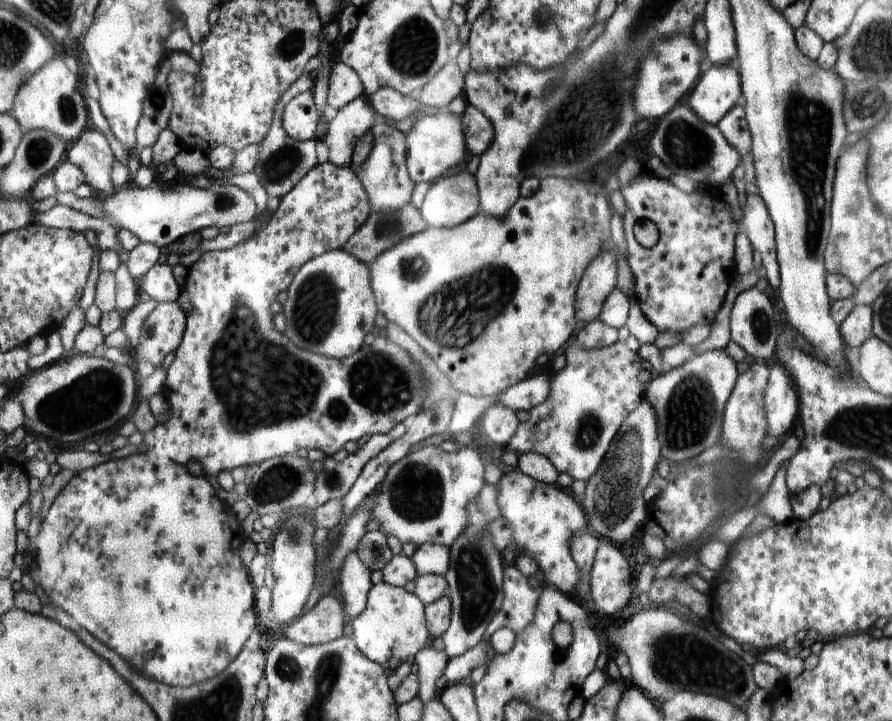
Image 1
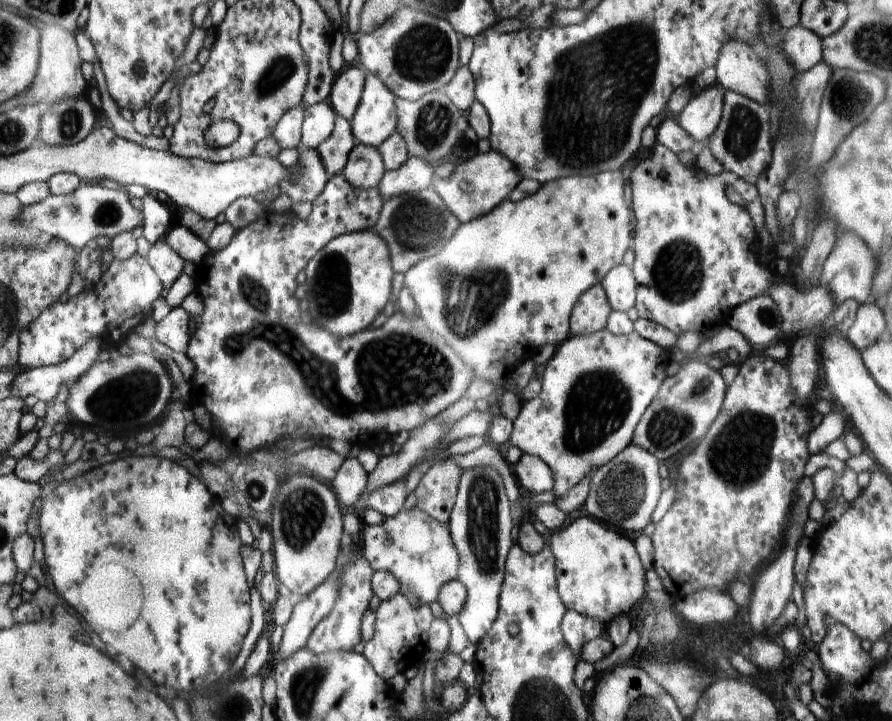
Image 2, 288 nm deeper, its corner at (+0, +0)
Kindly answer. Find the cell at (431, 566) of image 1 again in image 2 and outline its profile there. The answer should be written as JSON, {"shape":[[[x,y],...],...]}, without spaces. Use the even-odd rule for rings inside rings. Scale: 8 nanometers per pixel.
{"shape":[[[423,508],[403,510],[399,516],[385,518],[381,526],[363,526],[363,554],[377,572],[391,572],[401,582],[401,594],[415,594],[421,604],[439,602],[443,588],[459,580],[461,552],[449,524],[443,524]]]}

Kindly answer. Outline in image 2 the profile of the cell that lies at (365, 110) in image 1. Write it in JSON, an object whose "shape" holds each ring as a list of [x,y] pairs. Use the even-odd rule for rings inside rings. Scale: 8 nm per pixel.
{"shape":[[[367,74],[367,86],[363,92],[363,104],[349,124],[357,144],[381,148],[399,130],[399,96],[389,84],[377,76]]]}

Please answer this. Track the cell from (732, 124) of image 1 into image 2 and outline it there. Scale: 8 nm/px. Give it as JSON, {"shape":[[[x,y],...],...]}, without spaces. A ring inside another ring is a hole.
{"shape":[[[723,90],[723,114],[719,128],[709,140],[705,140],[705,146],[723,166],[723,170],[733,172],[749,184],[757,184],[773,162],[773,144],[775,140],[769,134],[769,108],[743,94]]]}

